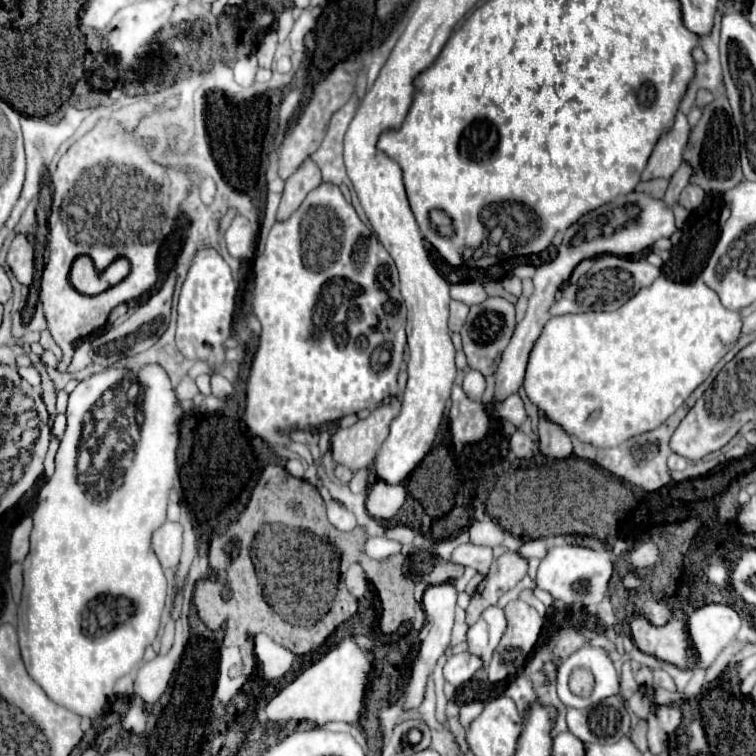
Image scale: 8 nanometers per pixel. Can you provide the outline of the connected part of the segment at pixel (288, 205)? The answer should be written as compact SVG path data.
M307 157L303 161L303 165L285 181L285 191L283 191L277 219L289 217L303 203L307 193L319 185L321 185L321 171L313 163L313 159Z

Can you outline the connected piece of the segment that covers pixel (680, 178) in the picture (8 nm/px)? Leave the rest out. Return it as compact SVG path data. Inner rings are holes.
M683 161L683 163L681 163L681 167L675 171L675 175L671 177L671 185L669 185L669 189L667 189L665 197L663 197L663 201L667 201L667 205L669 205L669 207L673 207L675 199L679 197L681 189L689 183L689 177L691 177L693 173L695 173L695 169L693 169L687 161Z

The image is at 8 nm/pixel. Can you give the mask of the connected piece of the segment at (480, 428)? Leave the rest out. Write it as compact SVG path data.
M455 385L451 393L451 443L477 443L489 431L489 413L481 401L471 401L465 391Z

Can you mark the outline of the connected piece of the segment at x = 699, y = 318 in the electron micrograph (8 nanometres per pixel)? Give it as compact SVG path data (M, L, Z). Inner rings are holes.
M659 277L647 289L641 289L635 297L631 297L631 301L627 301L627 305L623 305L617 311L551 317L545 323L543 333L539 335L539 339L535 341L535 345L533 345L531 353L529 353L529 363L527 363L527 371L525 371L523 389L525 389L527 397L529 397L529 401L551 423L557 423L567 435L575 435L583 443L591 443L595 447L615 447L615 445L619 445L619 443L623 443L623 441L627 441L631 437L643 435L647 431L653 431L659 425L663 425L667 421L667 417L671 417L687 401L687 397L707 379L707 375L717 365L717 361L735 345L739 333L741 333L741 317L739 317L739 313L723 307L719 297L717 297L717 293L711 293L711 289L707 289L707 285L703 285L701 279L695 279L693 283L673 283L673 281L665 279L665 277Z

